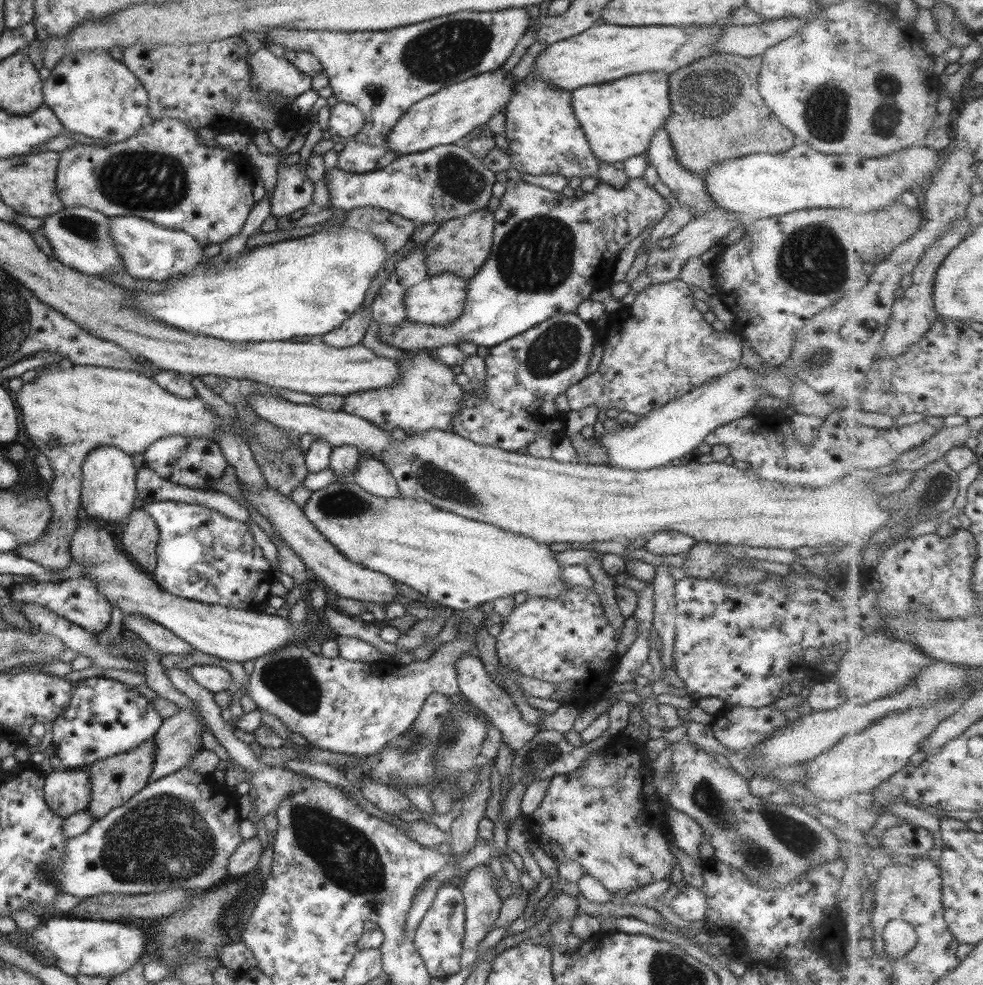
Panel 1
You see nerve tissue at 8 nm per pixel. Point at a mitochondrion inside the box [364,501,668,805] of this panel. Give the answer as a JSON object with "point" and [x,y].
{"point":[545,753]}

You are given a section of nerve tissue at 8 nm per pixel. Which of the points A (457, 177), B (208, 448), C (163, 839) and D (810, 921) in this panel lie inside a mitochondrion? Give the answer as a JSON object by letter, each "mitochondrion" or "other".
{"A":"mitochondrion","B":"other","C":"mitochondrion","D":"other"}

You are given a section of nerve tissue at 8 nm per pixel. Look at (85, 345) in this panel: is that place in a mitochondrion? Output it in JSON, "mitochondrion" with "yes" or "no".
{"mitochondrion":"no"}

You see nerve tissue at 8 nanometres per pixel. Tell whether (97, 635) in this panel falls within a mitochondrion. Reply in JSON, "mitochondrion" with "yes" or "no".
{"mitochondrion":"no"}

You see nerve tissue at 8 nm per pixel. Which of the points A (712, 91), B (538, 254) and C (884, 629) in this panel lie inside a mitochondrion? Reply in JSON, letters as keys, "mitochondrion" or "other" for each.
{"A":"mitochondrion","B":"mitochondrion","C":"other"}

